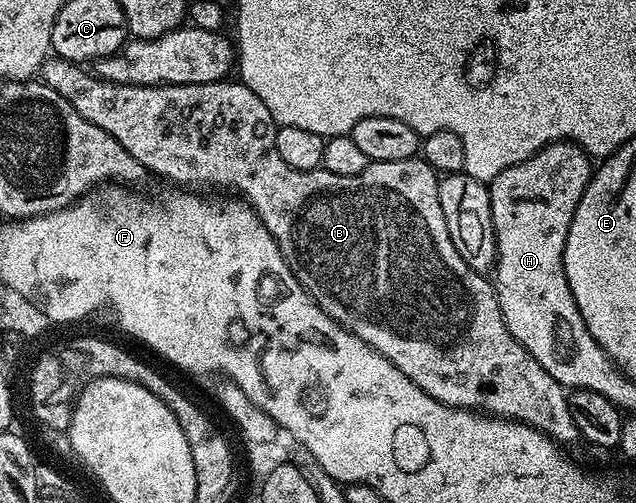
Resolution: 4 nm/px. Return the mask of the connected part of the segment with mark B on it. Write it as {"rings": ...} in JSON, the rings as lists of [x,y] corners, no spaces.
{"rings":[[[50,57],[46,59],[39,72],[40,82],[45,83],[51,89],[59,93],[80,113],[91,121],[91,125],[99,125],[103,133],[115,137],[139,165],[143,165],[146,172],[162,175],[165,179],[170,179],[173,185],[181,189],[205,189],[201,187],[222,187],[222,192],[236,193],[244,199],[255,214],[261,218],[263,225],[275,237],[279,249],[284,253],[285,259],[289,262],[289,268],[293,275],[301,282],[305,292],[310,295],[327,313],[327,317],[339,324],[343,329],[347,329],[355,337],[367,341],[371,349],[383,353],[399,373],[411,377],[423,393],[435,397],[445,407],[463,407],[466,409],[476,409],[482,413],[488,413],[498,419],[511,419],[514,423],[525,423],[529,427],[539,429],[548,439],[554,439],[559,445],[565,443],[578,442],[581,439],[579,429],[575,421],[571,418],[571,409],[569,408],[569,396],[566,388],[562,387],[515,337],[511,337],[511,329],[503,321],[503,313],[499,309],[496,290],[488,278],[482,272],[471,269],[463,257],[455,249],[451,241],[451,233],[447,233],[447,221],[443,217],[443,205],[439,205],[439,175],[434,171],[430,163],[425,162],[424,158],[414,157],[404,159],[403,161],[383,161],[382,163],[370,162],[368,167],[363,169],[363,173],[355,173],[355,177],[339,177],[335,173],[318,169],[316,171],[300,171],[291,169],[279,157],[279,149],[275,149],[275,137],[277,136],[278,123],[271,117],[271,112],[267,110],[267,105],[247,89],[247,85],[240,81],[222,81],[211,84],[117,84],[110,80],[101,79],[94,74],[92,70],[86,69],[82,64],[72,63],[66,59]]]}

